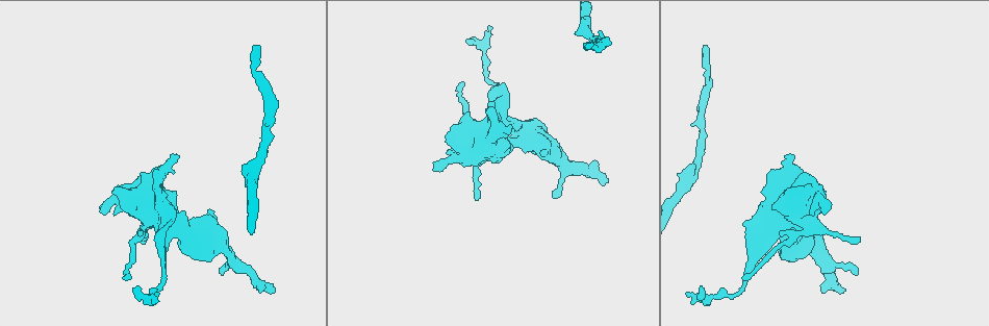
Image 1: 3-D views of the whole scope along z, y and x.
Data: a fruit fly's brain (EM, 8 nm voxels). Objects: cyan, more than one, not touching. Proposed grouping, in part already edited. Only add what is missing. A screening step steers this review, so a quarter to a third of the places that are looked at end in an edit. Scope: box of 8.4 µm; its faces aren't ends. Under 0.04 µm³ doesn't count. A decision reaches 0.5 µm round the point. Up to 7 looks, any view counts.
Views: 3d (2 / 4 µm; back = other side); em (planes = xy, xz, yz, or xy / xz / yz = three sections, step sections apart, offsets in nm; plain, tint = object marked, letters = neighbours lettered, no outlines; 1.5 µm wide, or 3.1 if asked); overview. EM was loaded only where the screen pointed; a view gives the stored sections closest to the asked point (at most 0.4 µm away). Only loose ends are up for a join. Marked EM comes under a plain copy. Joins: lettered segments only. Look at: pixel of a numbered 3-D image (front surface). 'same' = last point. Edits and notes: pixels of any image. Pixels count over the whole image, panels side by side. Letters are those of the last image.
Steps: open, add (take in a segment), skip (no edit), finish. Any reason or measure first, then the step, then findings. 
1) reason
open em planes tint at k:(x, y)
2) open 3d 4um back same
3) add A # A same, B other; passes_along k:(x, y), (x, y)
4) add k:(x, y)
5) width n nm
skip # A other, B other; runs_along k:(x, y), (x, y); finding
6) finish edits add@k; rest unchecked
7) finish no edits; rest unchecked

an open end
open em planes letters at 1:(744, 278)

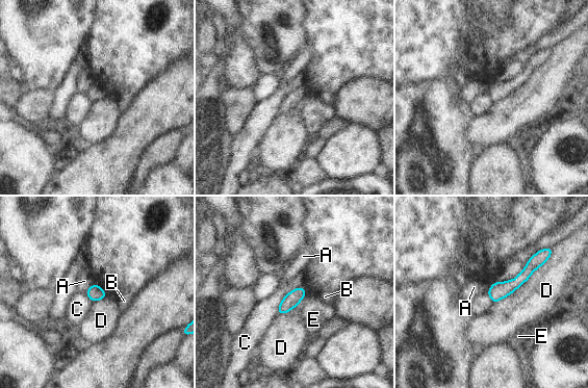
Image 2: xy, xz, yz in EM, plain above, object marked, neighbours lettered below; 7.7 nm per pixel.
width 120 nm
skip # A other, B other, C other, D other, E other; border 2:(552, 252), (526, 281), (492, 303); no lettered segment goes on from it

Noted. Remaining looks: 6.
free end
open em planes letters at 1:(840, 293)

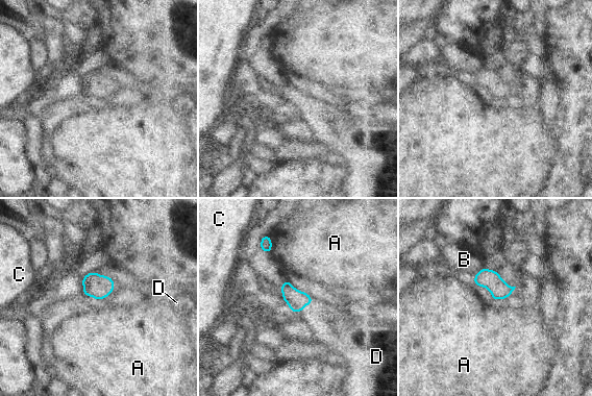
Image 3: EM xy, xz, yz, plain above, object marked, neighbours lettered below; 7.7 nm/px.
add D # A other, B other, C other, D same; passes_along 3:(297, 300), (306, 304), (329, 327); it goes on there

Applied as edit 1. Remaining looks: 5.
free end
open em xy step 4 letters at 1:(592, 45)

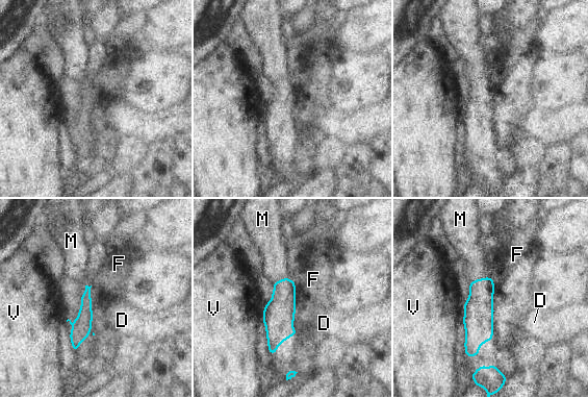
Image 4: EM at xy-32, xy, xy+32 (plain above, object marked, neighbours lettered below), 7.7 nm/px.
add M # D other, F other, M same, V other; passes_along 4:(479, 311), (479, 279), (470, 252); it goes on there

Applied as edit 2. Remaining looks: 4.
finish edits add@3, add@4; rest unchecked

